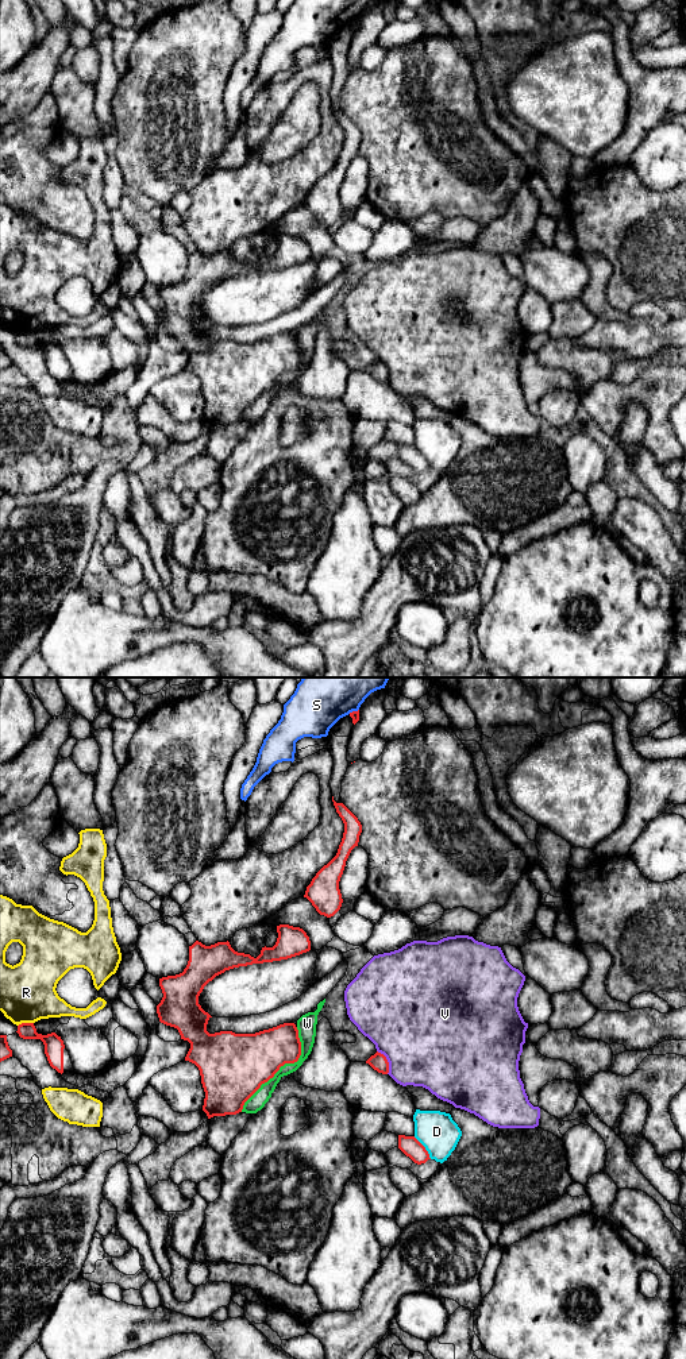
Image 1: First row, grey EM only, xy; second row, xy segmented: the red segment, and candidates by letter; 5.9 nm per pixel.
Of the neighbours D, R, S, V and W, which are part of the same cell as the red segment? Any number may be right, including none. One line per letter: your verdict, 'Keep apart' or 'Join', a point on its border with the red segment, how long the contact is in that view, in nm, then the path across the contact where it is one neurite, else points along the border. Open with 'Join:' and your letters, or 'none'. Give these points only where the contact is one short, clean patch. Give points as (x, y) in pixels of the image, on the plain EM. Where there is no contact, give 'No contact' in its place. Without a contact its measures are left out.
Join: none
D: Keep apart. Touches red at xy (424, 456). Shared border 170 nm. Boundary: xy (413, 446), (431, 467)
R: Keep apart. Touches red at xy (24, 332). Shared border 100 nm
S: Keep apart. Touches red at xy (353, 20). Shared border 70 nm
V: Keep apart. Touches red at xy (386, 370). Shared border 160 nm
W: Keep apart. Touches red at xy (281, 374). Shared border 600 nm

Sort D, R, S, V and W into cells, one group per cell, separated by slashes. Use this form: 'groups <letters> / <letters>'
groups D / R / S / V / W

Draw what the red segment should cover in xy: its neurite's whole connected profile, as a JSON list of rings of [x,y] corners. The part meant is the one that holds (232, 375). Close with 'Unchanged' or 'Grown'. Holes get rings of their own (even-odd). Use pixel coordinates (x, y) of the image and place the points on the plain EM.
[[[289,233],[277,235],[278,247],[273,256],[262,256],[254,267],[250,263],[235,260],[230,251],[217,251],[205,255],[196,250],[189,255],[189,270],[182,282],[159,287],[163,306],[157,314],[159,331],[178,339],[181,348],[190,352],[185,370],[194,372],[201,385],[205,401],[203,420],[208,428],[213,425],[236,424],[242,421],[244,412],[267,391],[285,372],[294,372],[301,364],[301,351],[294,332],[284,332],[255,343],[235,343],[220,340],[209,343],[208,329],[212,327],[199,313],[199,305],[204,296],[226,279],[288,269],[311,259],[311,250],[300,236]]]. Unchanged

